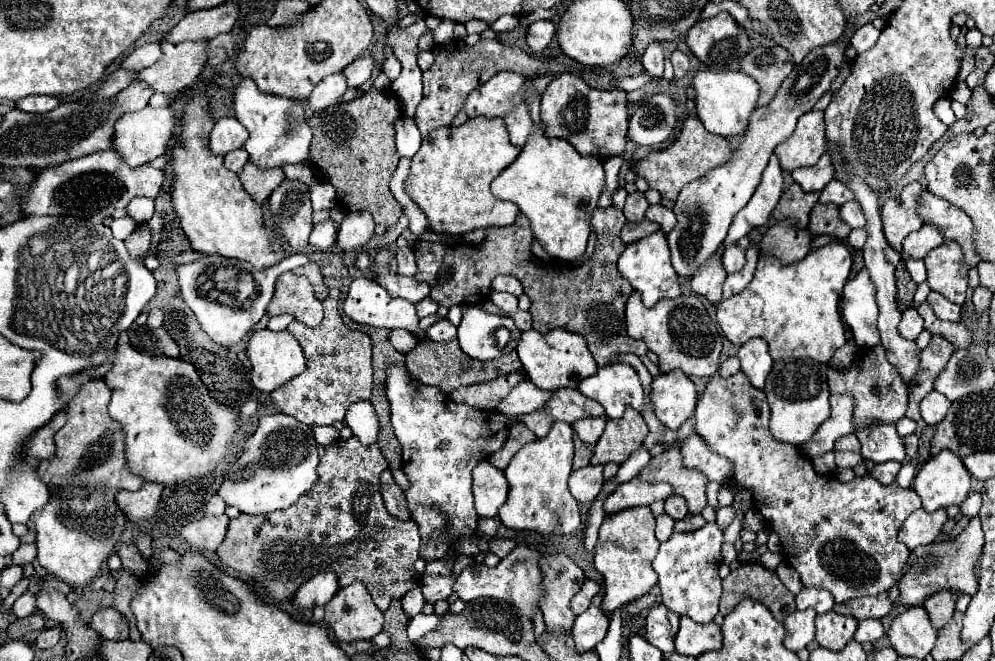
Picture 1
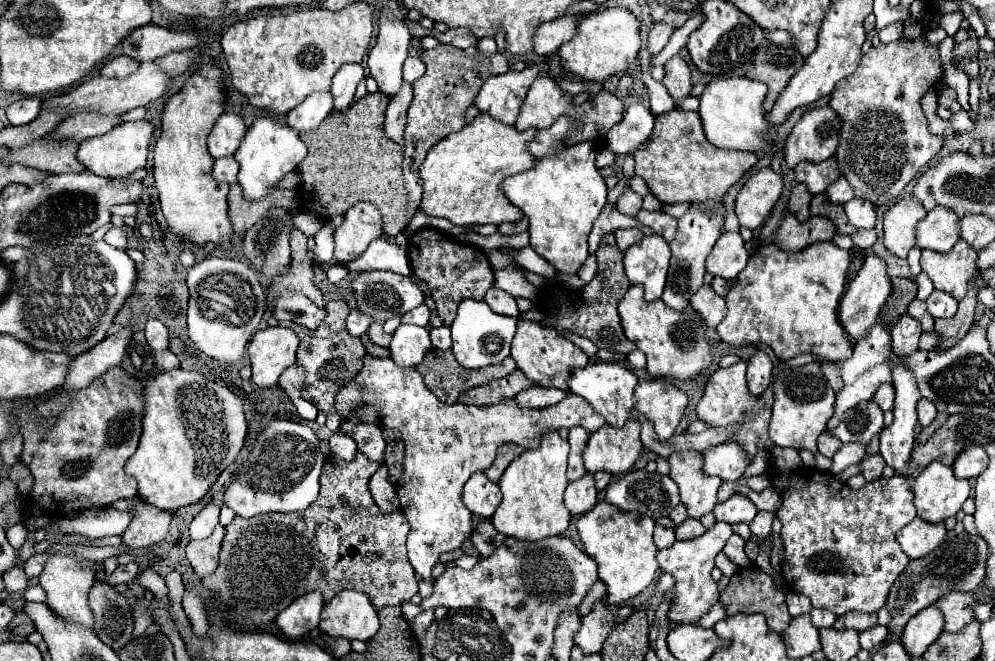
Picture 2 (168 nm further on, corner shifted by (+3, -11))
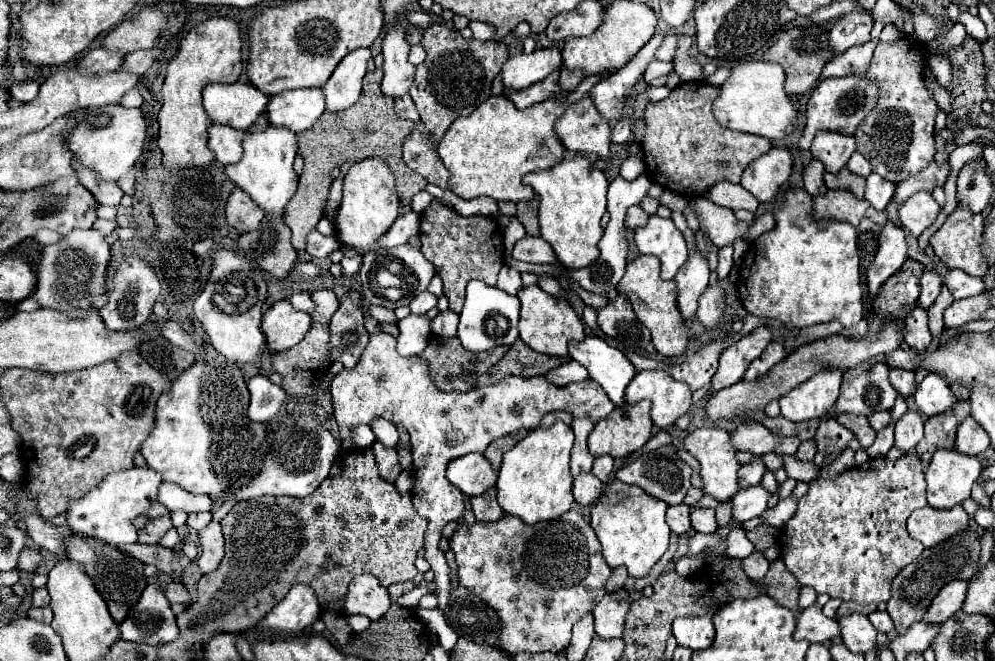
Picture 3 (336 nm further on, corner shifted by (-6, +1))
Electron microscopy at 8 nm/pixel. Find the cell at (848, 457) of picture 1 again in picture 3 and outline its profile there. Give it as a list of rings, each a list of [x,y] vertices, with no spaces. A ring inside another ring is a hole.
[[[873,412],[873,416],[869,416],[869,424],[871,424],[871,428],[873,430],[881,430],[881,428],[885,428],[887,424],[889,424],[889,416],[891,412]]]

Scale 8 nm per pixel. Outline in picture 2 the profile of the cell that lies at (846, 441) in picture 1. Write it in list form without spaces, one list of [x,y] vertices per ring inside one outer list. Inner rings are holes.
[[[822,432],[822,434],[820,434],[818,452],[824,454],[826,458],[832,458],[832,456],[840,450],[840,446],[842,446],[842,442],[840,442],[838,438],[834,438],[832,434],[828,434],[828,432]]]

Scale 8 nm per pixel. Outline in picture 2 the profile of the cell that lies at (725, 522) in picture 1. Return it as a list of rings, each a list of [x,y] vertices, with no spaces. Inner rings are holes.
[[[734,494],[732,498],[718,502],[714,506],[714,514],[718,520],[724,520],[728,524],[738,524],[738,522],[746,522],[750,524],[752,518],[756,516],[756,506],[744,496],[744,494]]]

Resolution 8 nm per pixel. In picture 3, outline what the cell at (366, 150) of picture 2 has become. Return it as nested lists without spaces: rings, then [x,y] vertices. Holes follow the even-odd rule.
[[[383,70],[367,72],[363,78],[363,94],[357,104],[343,112],[325,112],[317,124],[305,132],[299,132],[299,154],[305,158],[303,174],[299,176],[299,188],[295,192],[295,198],[285,208],[285,224],[293,232],[293,246],[295,250],[303,250],[307,246],[307,234],[316,228],[321,214],[325,212],[325,204],[329,200],[329,188],[331,188],[331,172],[343,164],[355,164],[367,158],[381,158],[387,162],[389,170],[395,176],[399,202],[403,206],[409,206],[413,196],[427,188],[427,180],[405,166],[401,154],[403,154],[403,142],[413,130],[413,122],[401,120],[393,112],[393,98],[383,96],[381,92],[381,80]]]

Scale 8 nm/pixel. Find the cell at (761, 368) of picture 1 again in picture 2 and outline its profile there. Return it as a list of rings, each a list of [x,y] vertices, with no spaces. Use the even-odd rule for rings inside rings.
[[[758,350],[750,360],[748,360],[748,390],[754,396],[760,396],[766,386],[770,384],[770,374],[772,374],[772,360],[766,352]]]

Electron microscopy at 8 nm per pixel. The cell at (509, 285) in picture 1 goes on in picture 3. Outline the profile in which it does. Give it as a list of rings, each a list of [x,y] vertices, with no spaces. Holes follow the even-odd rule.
[[[523,236],[519,242],[515,242],[513,250],[509,252],[515,260],[531,262],[531,264],[555,264],[557,256],[553,248],[539,236]]]

